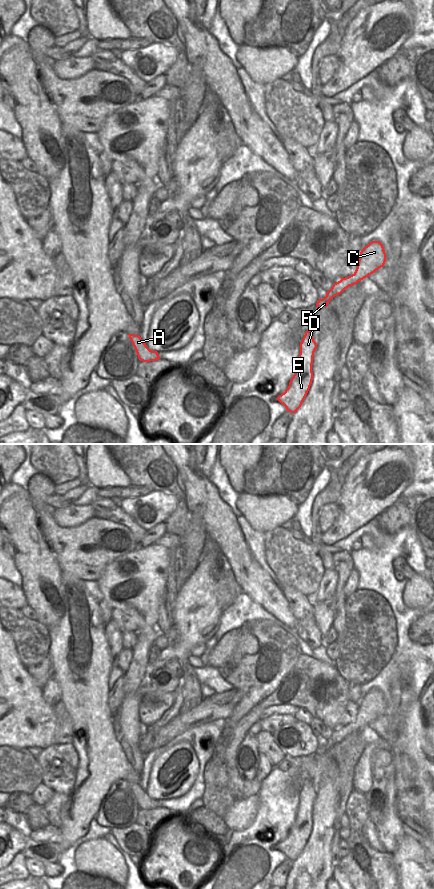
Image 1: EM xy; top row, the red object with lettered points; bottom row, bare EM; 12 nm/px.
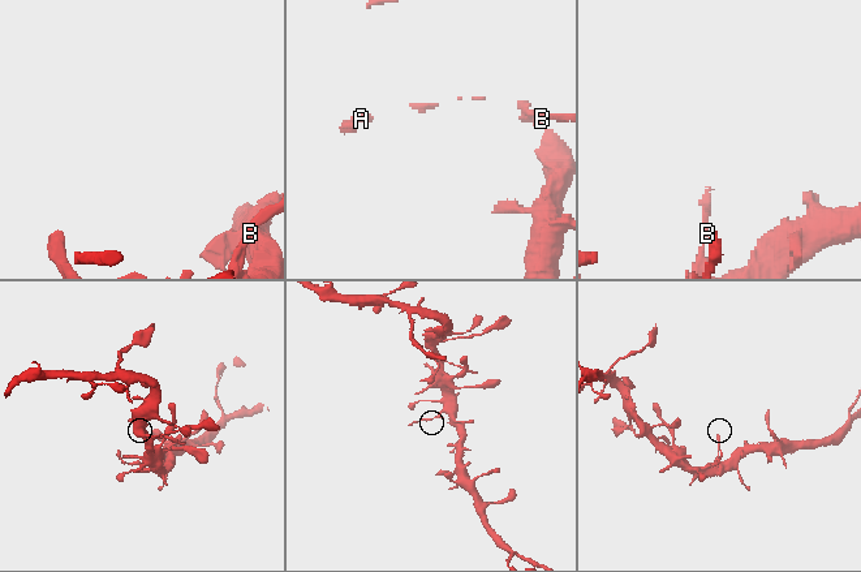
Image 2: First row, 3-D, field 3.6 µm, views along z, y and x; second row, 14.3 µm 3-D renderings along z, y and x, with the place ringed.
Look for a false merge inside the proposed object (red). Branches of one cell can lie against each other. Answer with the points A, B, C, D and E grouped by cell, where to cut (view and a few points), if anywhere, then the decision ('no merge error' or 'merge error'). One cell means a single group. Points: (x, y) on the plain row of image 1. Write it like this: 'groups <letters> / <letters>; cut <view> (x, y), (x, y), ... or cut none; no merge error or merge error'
groups A B C D E; cut none; no merge error

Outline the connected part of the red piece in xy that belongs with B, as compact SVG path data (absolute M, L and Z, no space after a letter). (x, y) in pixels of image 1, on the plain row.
M372 689L365 694L359 703L358 713L355 720L340 729L333 732L332 736L326 740L323 747L319 747L316 751L318 757L327 755L329 749L341 742L349 734L353 734L373 722L376 718L383 715L386 710L386 701L384 695L379 689Z

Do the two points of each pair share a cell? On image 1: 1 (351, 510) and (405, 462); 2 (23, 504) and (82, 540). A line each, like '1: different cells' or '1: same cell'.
1: same cell
2: different cells

